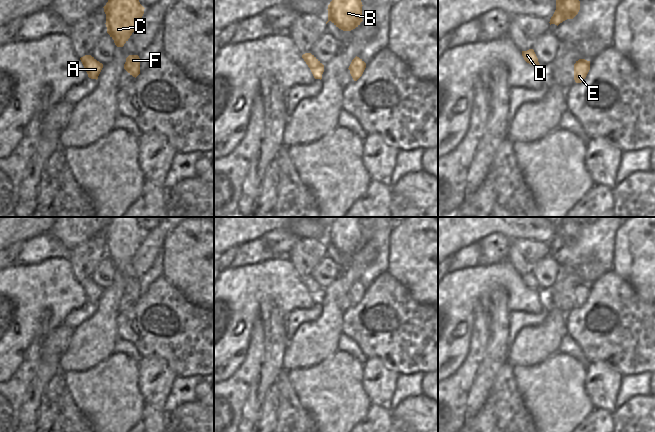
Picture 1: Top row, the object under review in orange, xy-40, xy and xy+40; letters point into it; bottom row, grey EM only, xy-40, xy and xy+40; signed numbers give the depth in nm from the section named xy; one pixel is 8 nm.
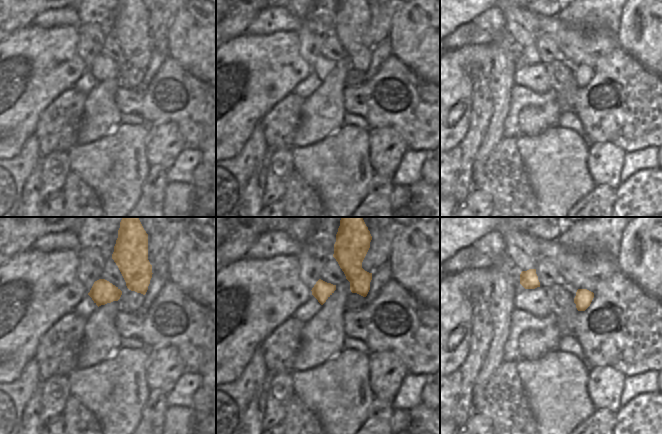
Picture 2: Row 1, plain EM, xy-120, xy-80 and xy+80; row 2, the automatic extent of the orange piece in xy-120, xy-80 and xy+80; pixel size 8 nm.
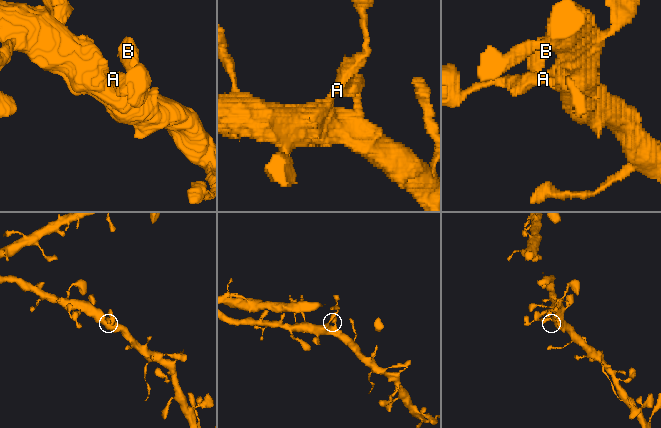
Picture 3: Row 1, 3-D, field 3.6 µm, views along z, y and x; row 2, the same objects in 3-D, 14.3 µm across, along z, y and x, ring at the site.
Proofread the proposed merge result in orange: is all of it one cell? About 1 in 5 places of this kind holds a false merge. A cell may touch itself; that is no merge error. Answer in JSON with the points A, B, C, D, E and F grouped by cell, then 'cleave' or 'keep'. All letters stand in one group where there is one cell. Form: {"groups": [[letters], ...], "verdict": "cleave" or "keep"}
{"groups": [["A", "B", "C", "D", "E", "F"]], "verdict": "keep"}

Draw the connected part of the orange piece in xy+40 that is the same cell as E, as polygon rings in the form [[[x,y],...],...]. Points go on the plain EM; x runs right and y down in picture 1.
[[[579,283],[574,288],[574,304],[576,307],[581,307],[587,300],[590,294],[590,285]]]

